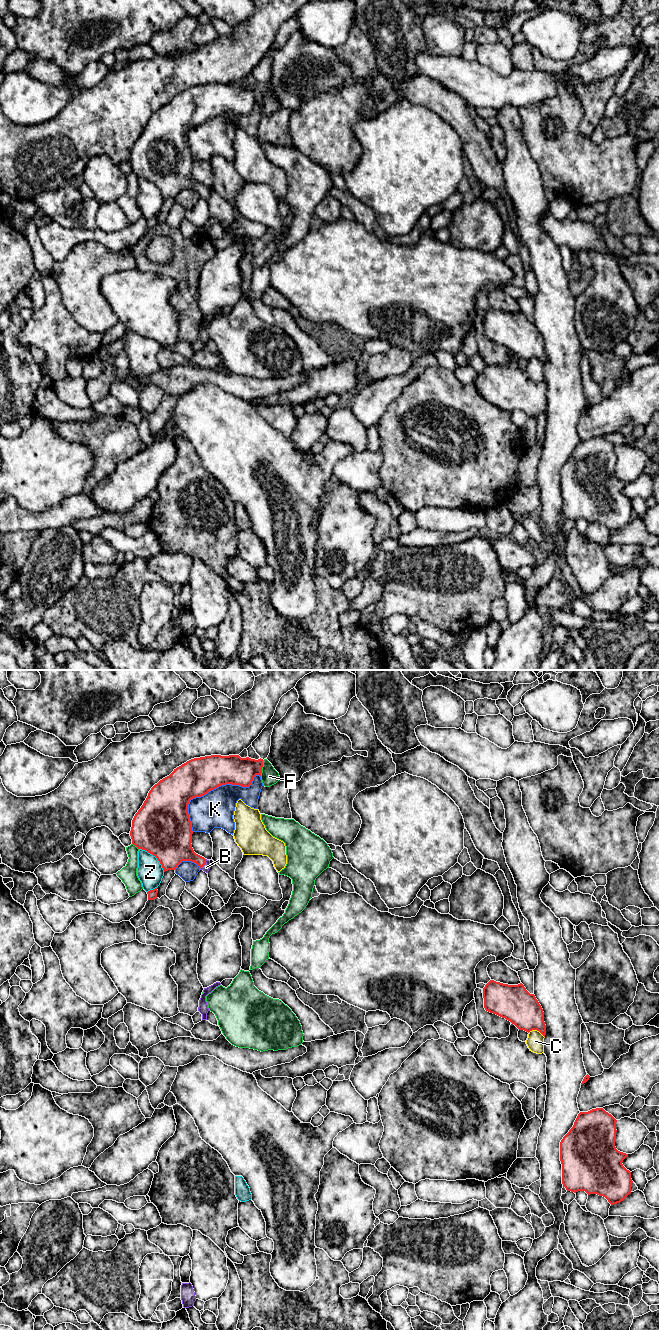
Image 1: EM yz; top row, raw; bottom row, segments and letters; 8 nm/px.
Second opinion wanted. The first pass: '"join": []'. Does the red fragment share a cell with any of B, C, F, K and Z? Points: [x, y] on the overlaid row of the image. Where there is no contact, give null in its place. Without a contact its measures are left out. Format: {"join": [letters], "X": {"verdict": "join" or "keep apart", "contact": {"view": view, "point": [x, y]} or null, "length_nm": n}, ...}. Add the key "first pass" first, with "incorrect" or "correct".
{"first pass": "incorrect", "join": ["B"], "B": {"verdict": "join", "contact": {"view": "yz", "point": [204, 864]}, "length_nm": 90}, "C": {"verdict": "keep apart", "contact": {"view": "yz", "point": [536, 1029]}, "length_nm": 140}, "F": {"verdict": "keep apart", "contact": {"view": "yz", "point": [261, 768]}, "length_nm": 130}, "K": {"verdict": "keep apart", "contact": {"view": "yz", "point": [211, 789]}, "length_nm": 700}, "Z": {"verdict": "keep apart", "contact": {"view": "yz", "point": [154, 855]}, "length_nm": 280}}

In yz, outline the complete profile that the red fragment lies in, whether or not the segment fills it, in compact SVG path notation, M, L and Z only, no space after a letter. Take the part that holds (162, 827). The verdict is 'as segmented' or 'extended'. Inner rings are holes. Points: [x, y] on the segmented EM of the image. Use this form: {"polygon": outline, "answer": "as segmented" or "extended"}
{"polygon": "M211 755L194 758L155 784L132 820L132 844L152 854L165 871L175 870L182 861L196 863L208 873L210 861L196 854L192 848L192 827L188 814L191 799L201 797L221 785L232 784L249 787L256 775L261 776L263 759L241 758L239 755Z", "answer": "extended"}

